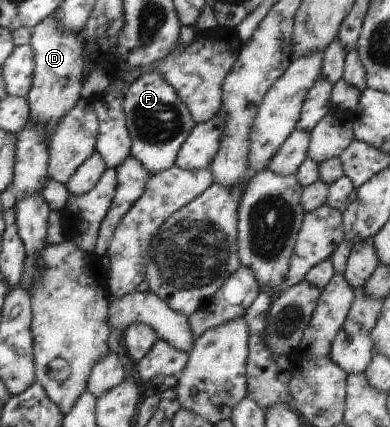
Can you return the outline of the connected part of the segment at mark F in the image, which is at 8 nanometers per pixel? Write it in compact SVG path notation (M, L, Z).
M154 71L144 73L126 91L123 109L132 143L130 155L150 175L172 168L175 165L177 154L194 128L195 122L167 80L164 80L161 74Z

